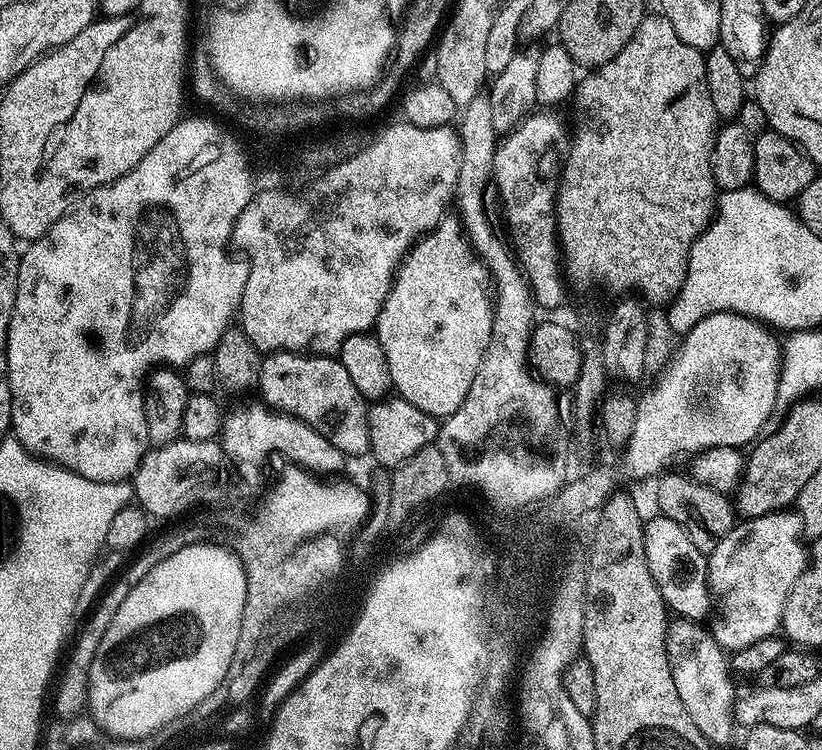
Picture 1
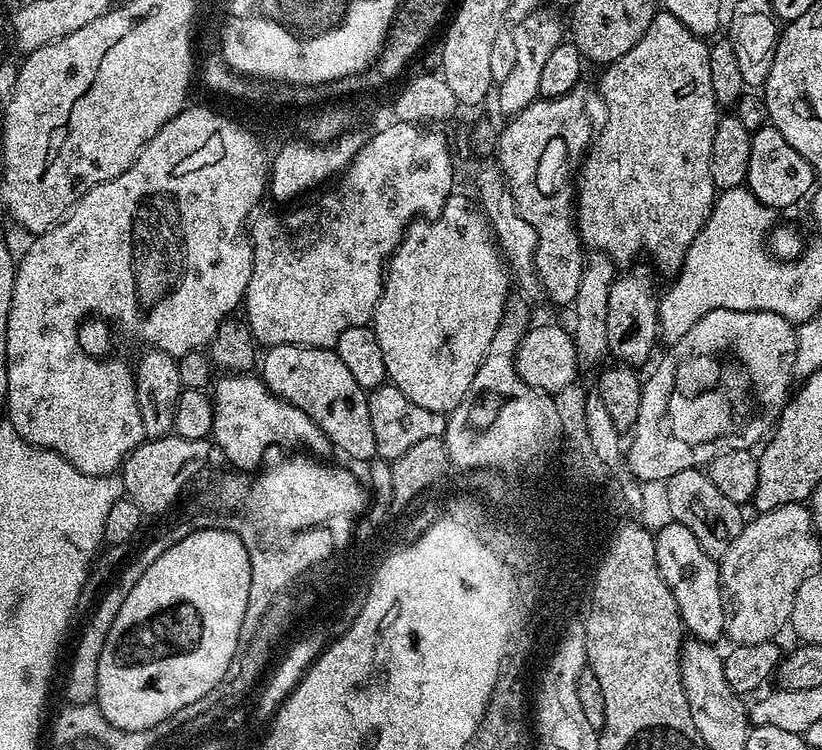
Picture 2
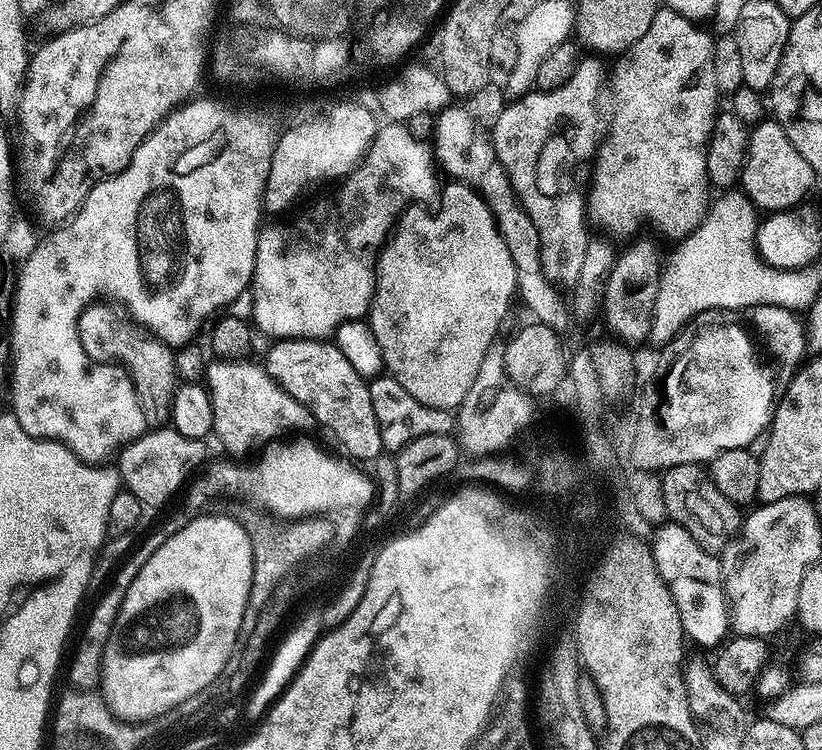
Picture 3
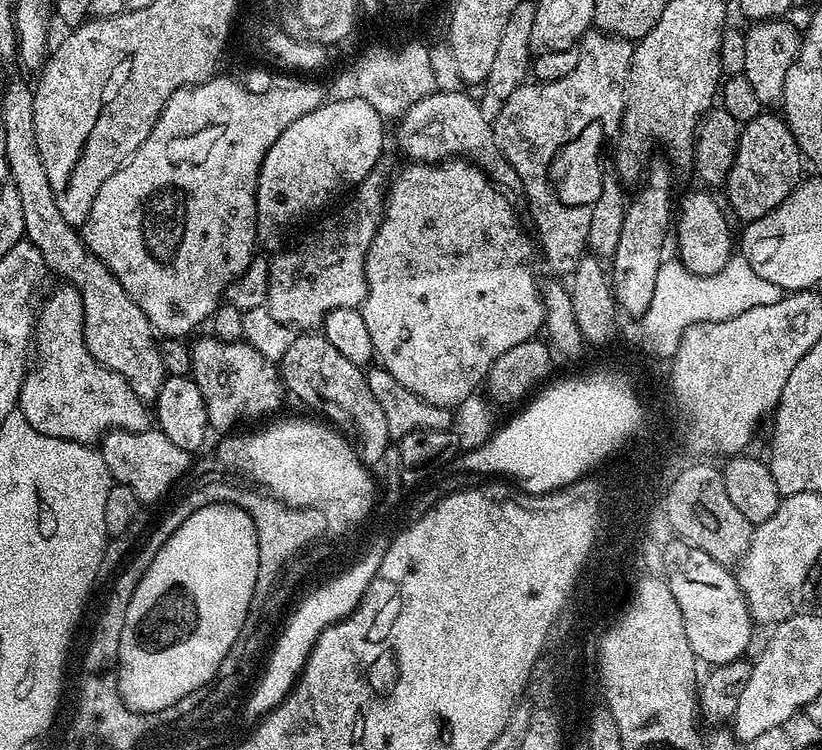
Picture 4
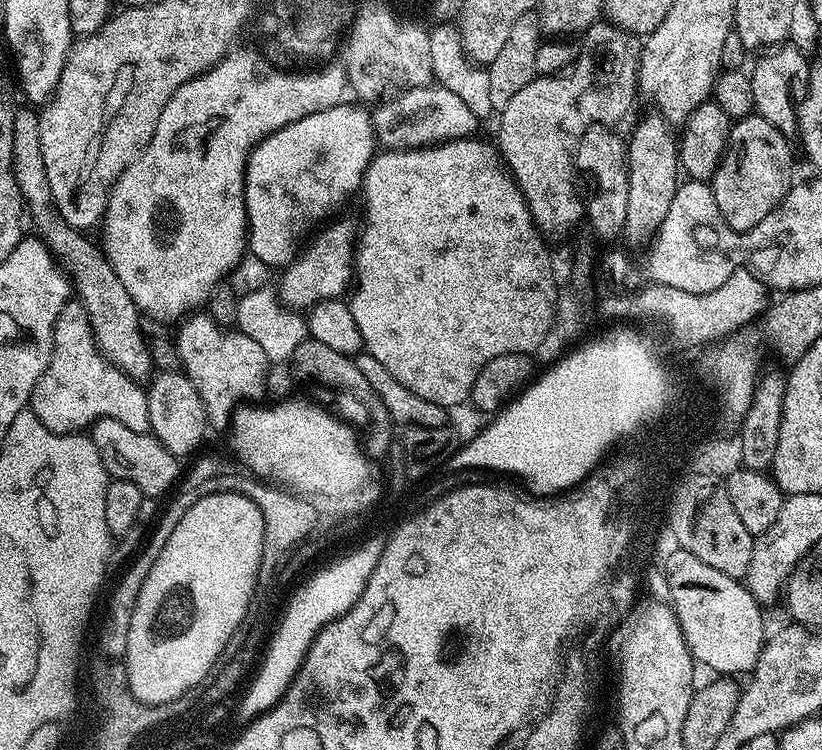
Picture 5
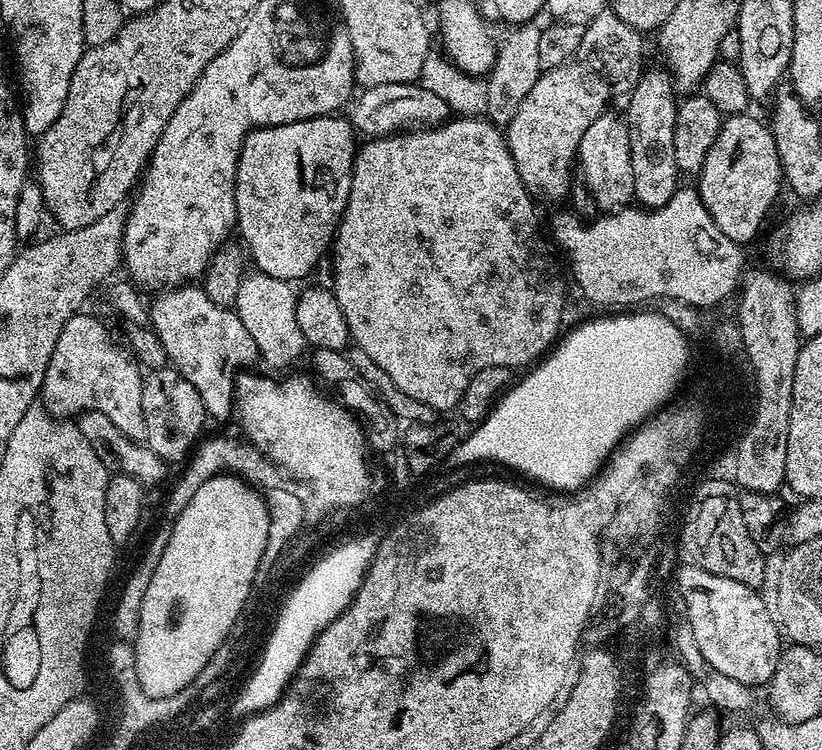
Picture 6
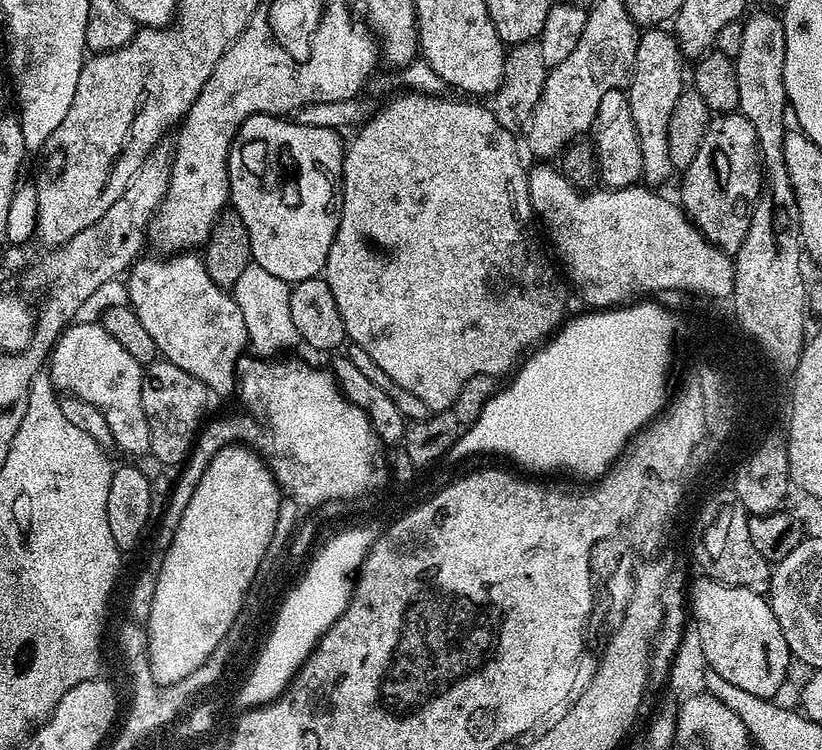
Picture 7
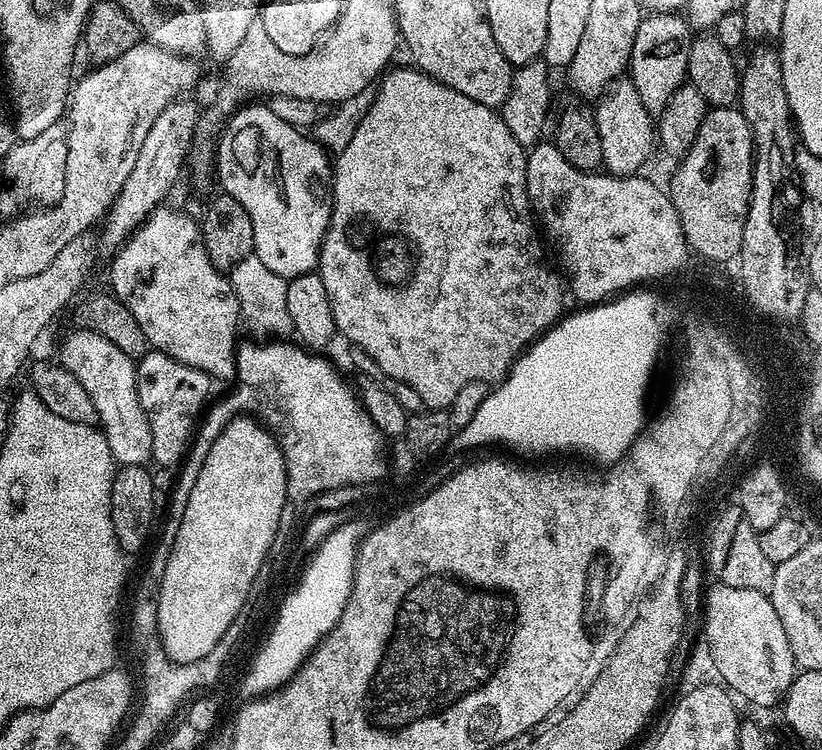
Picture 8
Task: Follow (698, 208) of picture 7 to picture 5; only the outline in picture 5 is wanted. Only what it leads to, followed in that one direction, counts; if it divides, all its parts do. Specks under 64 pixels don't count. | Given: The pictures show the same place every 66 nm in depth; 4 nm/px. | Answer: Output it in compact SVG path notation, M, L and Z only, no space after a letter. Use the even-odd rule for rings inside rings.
M755 114L744 116L729 127L728 145L710 181L714 200L728 226L740 233L748 231L782 202L794 184L792 148L788 144L789 137Z

